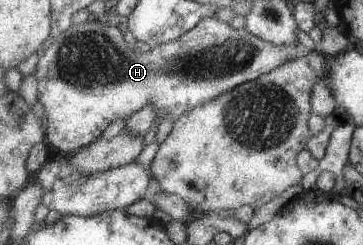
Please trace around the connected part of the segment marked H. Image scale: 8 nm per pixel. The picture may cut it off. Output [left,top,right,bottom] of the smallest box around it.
[36,17,305,154]

